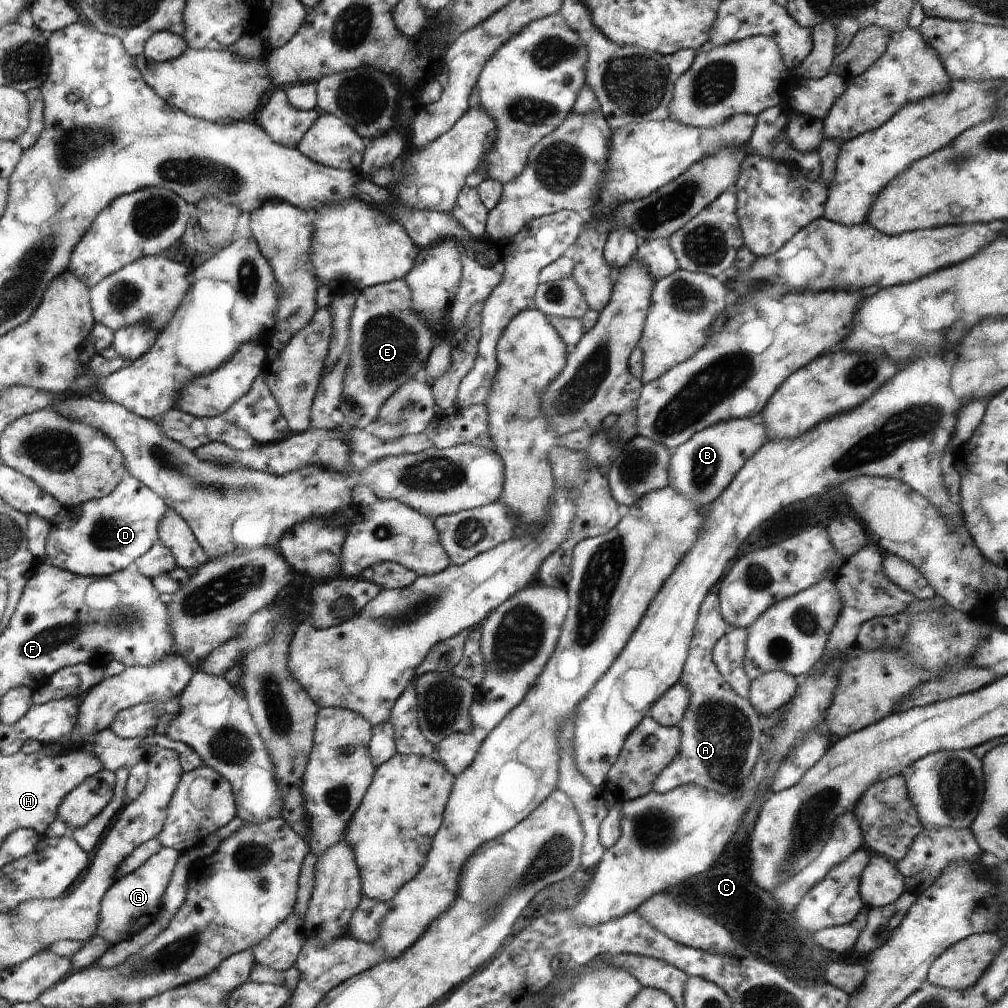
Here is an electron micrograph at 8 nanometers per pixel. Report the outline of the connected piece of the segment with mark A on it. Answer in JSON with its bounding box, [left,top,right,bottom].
[653,591,769,793]

